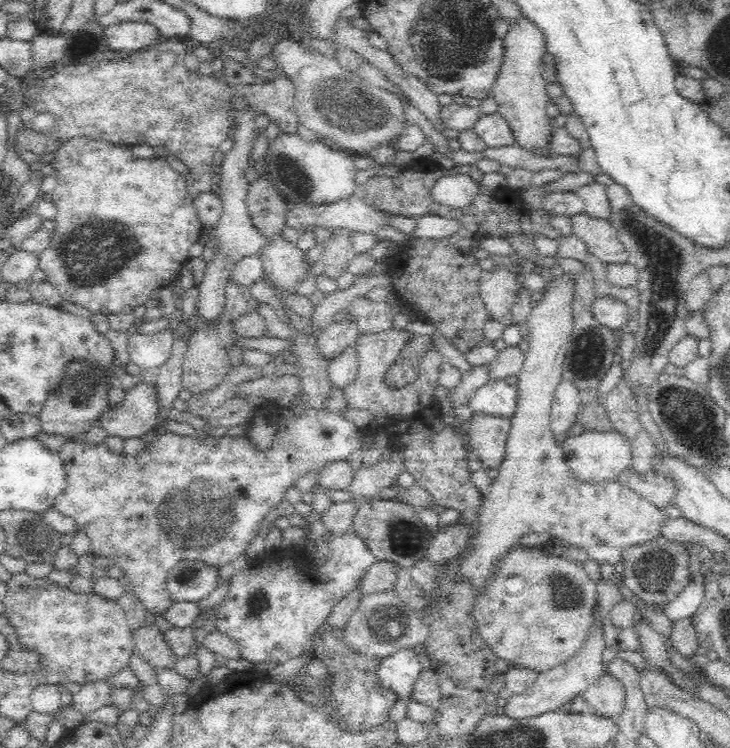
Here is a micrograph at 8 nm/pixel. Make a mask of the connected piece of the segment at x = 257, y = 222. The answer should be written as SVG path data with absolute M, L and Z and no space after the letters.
M265 176L248 185L244 201L255 231L263 237L282 235L286 220L286 202L278 196L272 181Z

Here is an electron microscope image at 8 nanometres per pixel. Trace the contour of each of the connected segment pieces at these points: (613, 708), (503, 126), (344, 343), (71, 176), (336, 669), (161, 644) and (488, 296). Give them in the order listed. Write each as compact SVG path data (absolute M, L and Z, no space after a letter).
M608 672L593 683L584 693L584 701L595 715L615 719L622 710L626 692L624 686Z
M498 112L488 114L488 116L482 115L473 130L489 148L512 146L516 143L509 120Z
M345 315L344 320L328 324L323 331L316 334L319 354L330 362L346 348L353 347L358 333L358 324L351 315Z
M80 136L72 138L66 144L58 146L55 157L50 161L57 170L58 181L48 199L56 207L54 216L54 230L51 231L49 247L42 249L37 255L37 268L43 272L45 281L49 282L60 293L64 301L75 302L94 314L131 313L136 306L145 305L148 295L158 288L168 286L177 278L185 262L190 258L189 248L198 241L203 232L199 222L193 199L186 189L186 177L172 169L170 164L159 158L136 158L131 147L120 146L117 143L102 142Z
M324 621L311 638L311 651L329 672L331 688L336 702L333 704L337 715L344 721L346 731L367 731L388 720L390 710L398 700L392 690L385 688L378 677L381 658L376 655L362 655L346 643L345 628L331 630Z
M142 624L138 630L131 632L135 650L150 663L156 671L162 669L174 669L176 658L174 653L167 648L162 632L155 626Z
M496 265L493 270L480 276L480 295L490 319L496 319L508 326L513 323L511 306L522 289L522 282L514 272Z

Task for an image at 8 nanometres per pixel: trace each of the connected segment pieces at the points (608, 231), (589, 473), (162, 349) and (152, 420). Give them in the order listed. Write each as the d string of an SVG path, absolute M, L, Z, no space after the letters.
M585 213L570 216L572 236L586 244L586 250L606 264L626 263L628 253L606 219L592 218Z
M608 429L607 431L583 431L581 434L569 434L560 444L564 458L570 470L578 479L586 483L601 483L618 479L618 476L628 470L632 456L632 443L626 435Z
M170 326L156 334L137 331L136 334L128 337L126 342L130 362L138 365L140 370L156 370L168 360L174 339L174 331Z
M139 381L136 386L125 391L120 404L104 411L95 423L104 429L108 436L121 439L140 438L156 426L159 402L156 386Z

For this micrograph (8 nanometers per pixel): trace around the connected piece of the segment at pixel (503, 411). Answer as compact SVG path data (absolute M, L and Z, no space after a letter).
M517 375L490 381L478 388L467 404L474 415L487 414L511 419L518 406L518 384Z

